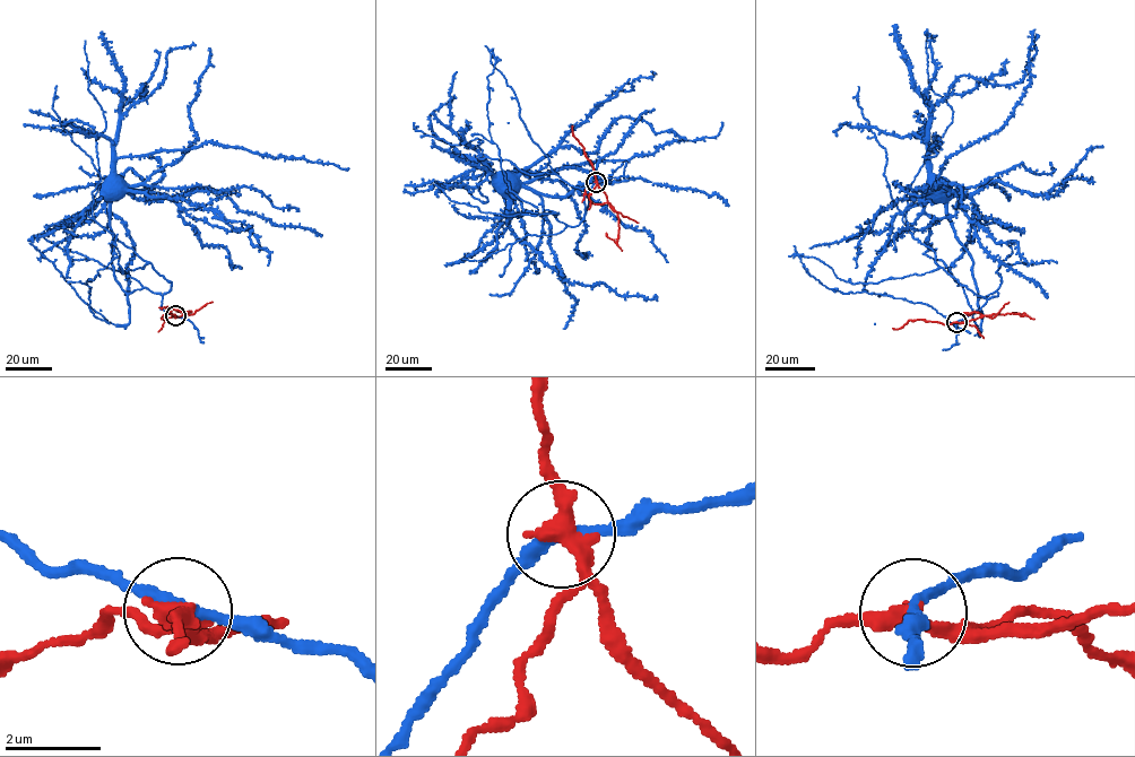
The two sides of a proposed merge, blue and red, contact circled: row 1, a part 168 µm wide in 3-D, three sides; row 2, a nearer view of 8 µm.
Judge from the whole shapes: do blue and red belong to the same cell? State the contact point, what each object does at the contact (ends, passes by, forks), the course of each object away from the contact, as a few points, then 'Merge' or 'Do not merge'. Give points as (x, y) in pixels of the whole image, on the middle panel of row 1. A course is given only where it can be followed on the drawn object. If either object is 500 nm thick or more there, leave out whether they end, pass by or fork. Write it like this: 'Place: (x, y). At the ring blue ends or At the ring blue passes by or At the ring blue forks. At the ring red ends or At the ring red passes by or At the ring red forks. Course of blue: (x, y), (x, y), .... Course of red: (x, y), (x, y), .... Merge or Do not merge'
Place: (596, 182). At the ring blue passes by. At the ring red passes by. Course of blue: (596, 182), (586, 196), (583, 219), (570, 226), (553, 214), (525, 212), (508, 192), (508, 177), (501, 180). Course of red: (596, 182), (618, 218), (616, 243), (606, 233). Do not merge

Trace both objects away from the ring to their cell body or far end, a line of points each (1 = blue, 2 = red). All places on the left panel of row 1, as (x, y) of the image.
1: (175, 315), (162, 309), (159, 294), (143, 287), (127, 293), (115, 279), (110, 223), (115, 192), (110, 188)
2: (175, 315), (191, 312), (175, 310)

